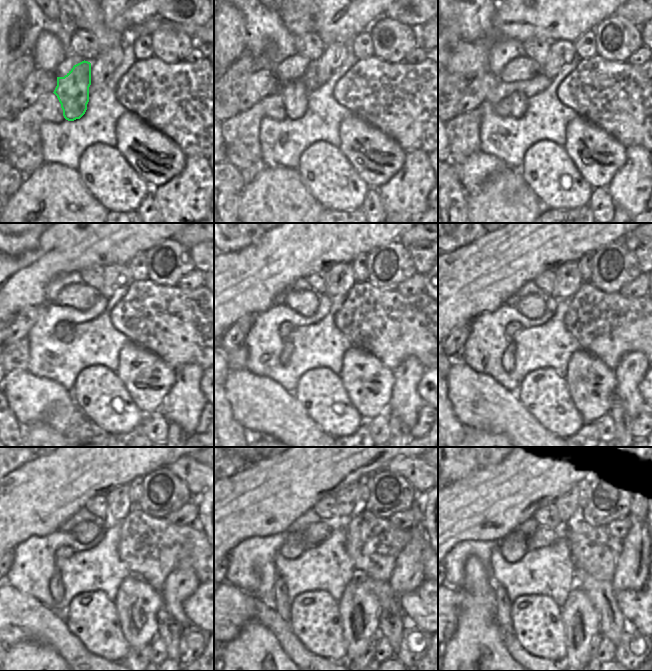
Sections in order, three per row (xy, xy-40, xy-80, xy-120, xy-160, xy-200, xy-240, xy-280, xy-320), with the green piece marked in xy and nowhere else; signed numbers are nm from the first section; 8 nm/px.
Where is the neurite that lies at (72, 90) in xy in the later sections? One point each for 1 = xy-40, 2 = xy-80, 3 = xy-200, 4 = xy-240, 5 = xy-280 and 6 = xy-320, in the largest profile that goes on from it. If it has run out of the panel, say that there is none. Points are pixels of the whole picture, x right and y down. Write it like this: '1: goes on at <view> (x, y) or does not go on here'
1: goes on at xy-40 (294, 93)
2: goes on at xy-80 (518, 101)
3: goes on at xy-200 (508, 359)
4: goes on at xy-240 (56, 587)
5: goes on at xy-280 (279, 589)
6: goes on at xy-320 (503, 617)

